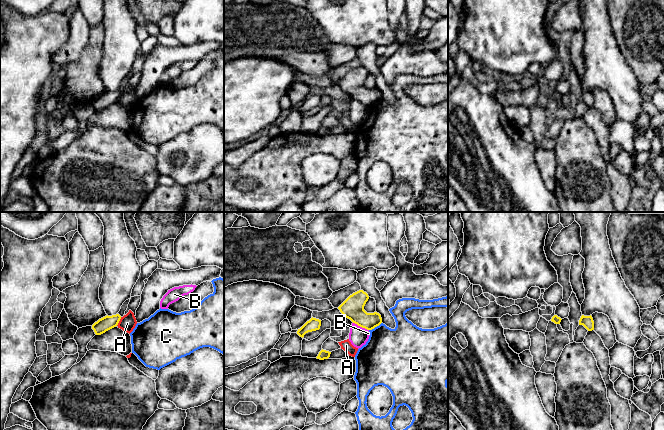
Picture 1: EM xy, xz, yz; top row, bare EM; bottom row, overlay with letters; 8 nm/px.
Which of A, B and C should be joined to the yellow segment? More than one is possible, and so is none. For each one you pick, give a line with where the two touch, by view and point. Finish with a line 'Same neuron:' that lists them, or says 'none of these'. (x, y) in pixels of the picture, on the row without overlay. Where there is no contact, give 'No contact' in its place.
Same neuron: none of these

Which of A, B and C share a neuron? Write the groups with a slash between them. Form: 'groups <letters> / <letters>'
groups A / B / C

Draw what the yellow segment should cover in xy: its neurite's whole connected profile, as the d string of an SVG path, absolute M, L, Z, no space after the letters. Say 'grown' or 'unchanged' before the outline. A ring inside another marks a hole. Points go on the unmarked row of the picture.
unchanged | M119 90L112 91L112 92L105 92L99 95L92 101L92 105L94 106L96 111L101 111L106 107L116 103L121 95Z

